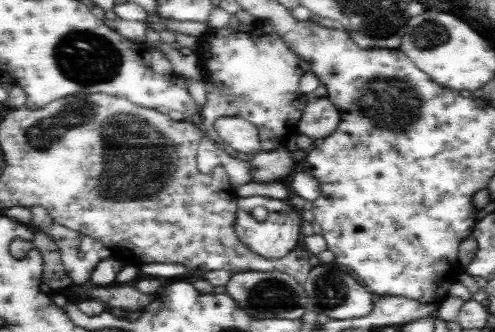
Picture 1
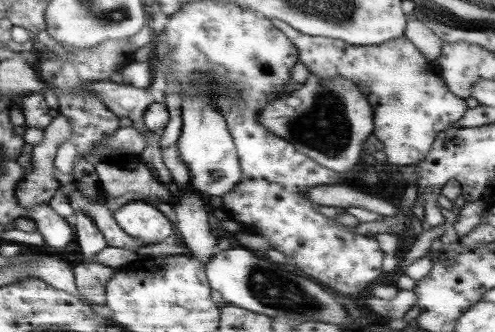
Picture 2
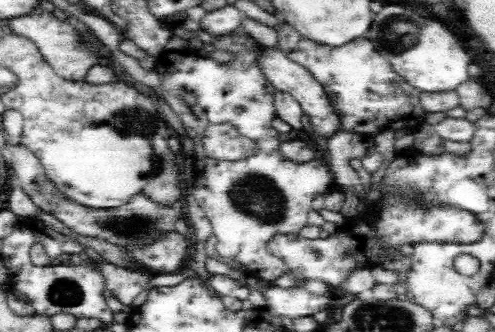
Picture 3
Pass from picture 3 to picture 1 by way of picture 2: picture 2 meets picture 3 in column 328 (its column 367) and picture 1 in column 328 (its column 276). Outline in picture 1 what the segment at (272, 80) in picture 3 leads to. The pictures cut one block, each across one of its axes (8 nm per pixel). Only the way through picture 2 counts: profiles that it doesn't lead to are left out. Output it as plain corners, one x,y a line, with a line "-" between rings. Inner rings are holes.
312,96
304,108
304,114
300,118
300,124
296,128
296,134
306,134
312,140
316,138
326,138
336,130
340,124
340,112
338,108
326,98

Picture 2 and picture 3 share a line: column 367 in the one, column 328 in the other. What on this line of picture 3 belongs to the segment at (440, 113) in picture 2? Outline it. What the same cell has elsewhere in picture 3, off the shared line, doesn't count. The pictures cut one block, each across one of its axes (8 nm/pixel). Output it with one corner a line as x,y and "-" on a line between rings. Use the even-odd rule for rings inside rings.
278,24
274,30
278,32
278,50
322,84
332,110
338,116
338,132
356,132
366,140
374,140
374,136
386,130
410,130
410,134
414,134
426,124
422,122
428,114
420,102
422,92
406,84
406,80
392,70
388,60
374,50
376,46
362,36
340,48
330,48
304,38
290,24

